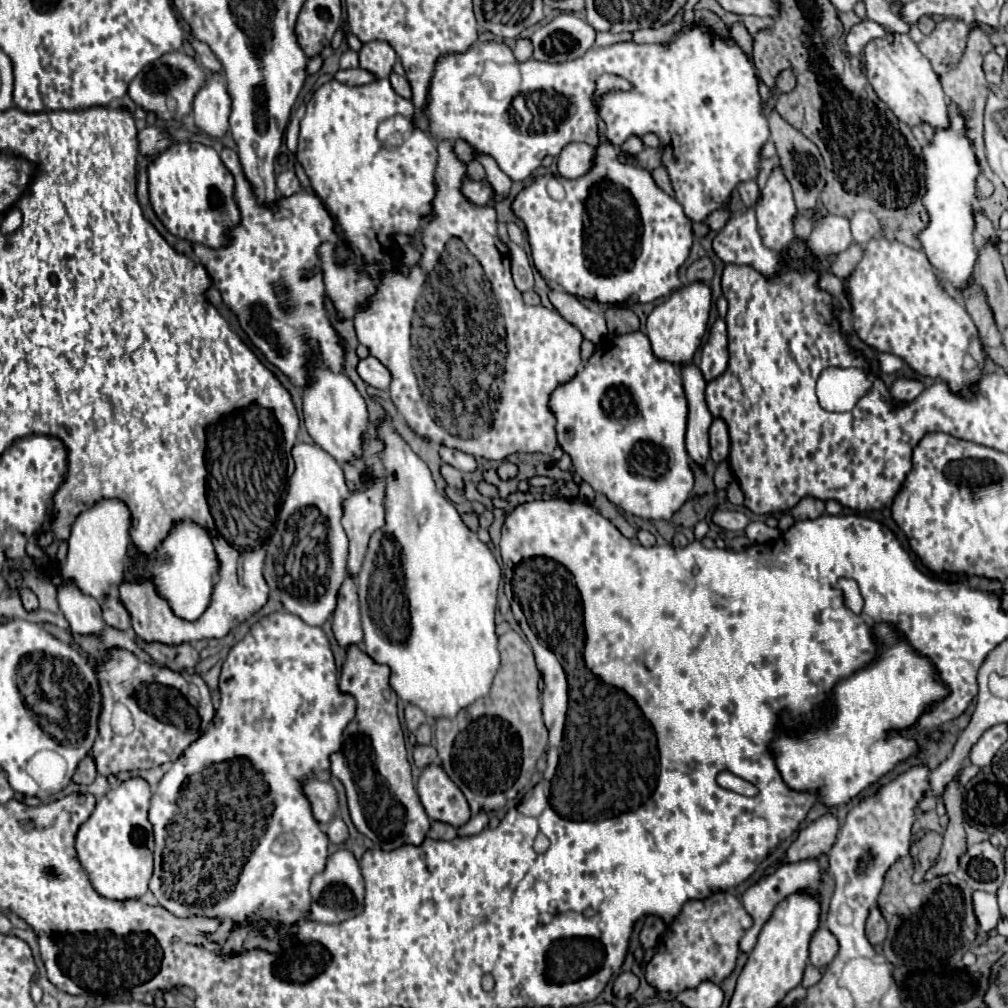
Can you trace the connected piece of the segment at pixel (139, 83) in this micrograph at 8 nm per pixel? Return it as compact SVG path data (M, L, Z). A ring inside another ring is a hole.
M182 51L166 53L164 57L154 61L154 65L146 65L146 69L142 69L138 77L134 77L134 81L128 85L128 95L132 97L134 103L142 105L144 111L154 111L160 119L180 121L182 117L188 115L192 107L192 99L196 91L204 85L204 81L206 75L192 57L188 57Z

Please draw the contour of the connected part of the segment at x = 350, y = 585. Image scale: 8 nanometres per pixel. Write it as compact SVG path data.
M346 575L342 589L338 593L338 607L332 617L332 629L338 645L348 649L350 645L362 645L362 625L360 625L360 609L358 609L358 593L356 581Z

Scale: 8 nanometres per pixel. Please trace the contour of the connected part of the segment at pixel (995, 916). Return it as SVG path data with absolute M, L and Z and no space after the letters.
M974 891L972 893L972 903L974 903L974 915L978 919L980 931L992 931L996 923L1000 921L1000 911L996 903L996 895L984 893L984 891Z

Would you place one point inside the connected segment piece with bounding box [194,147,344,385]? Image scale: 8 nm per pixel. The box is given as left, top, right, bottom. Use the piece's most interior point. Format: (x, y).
(265, 249)

